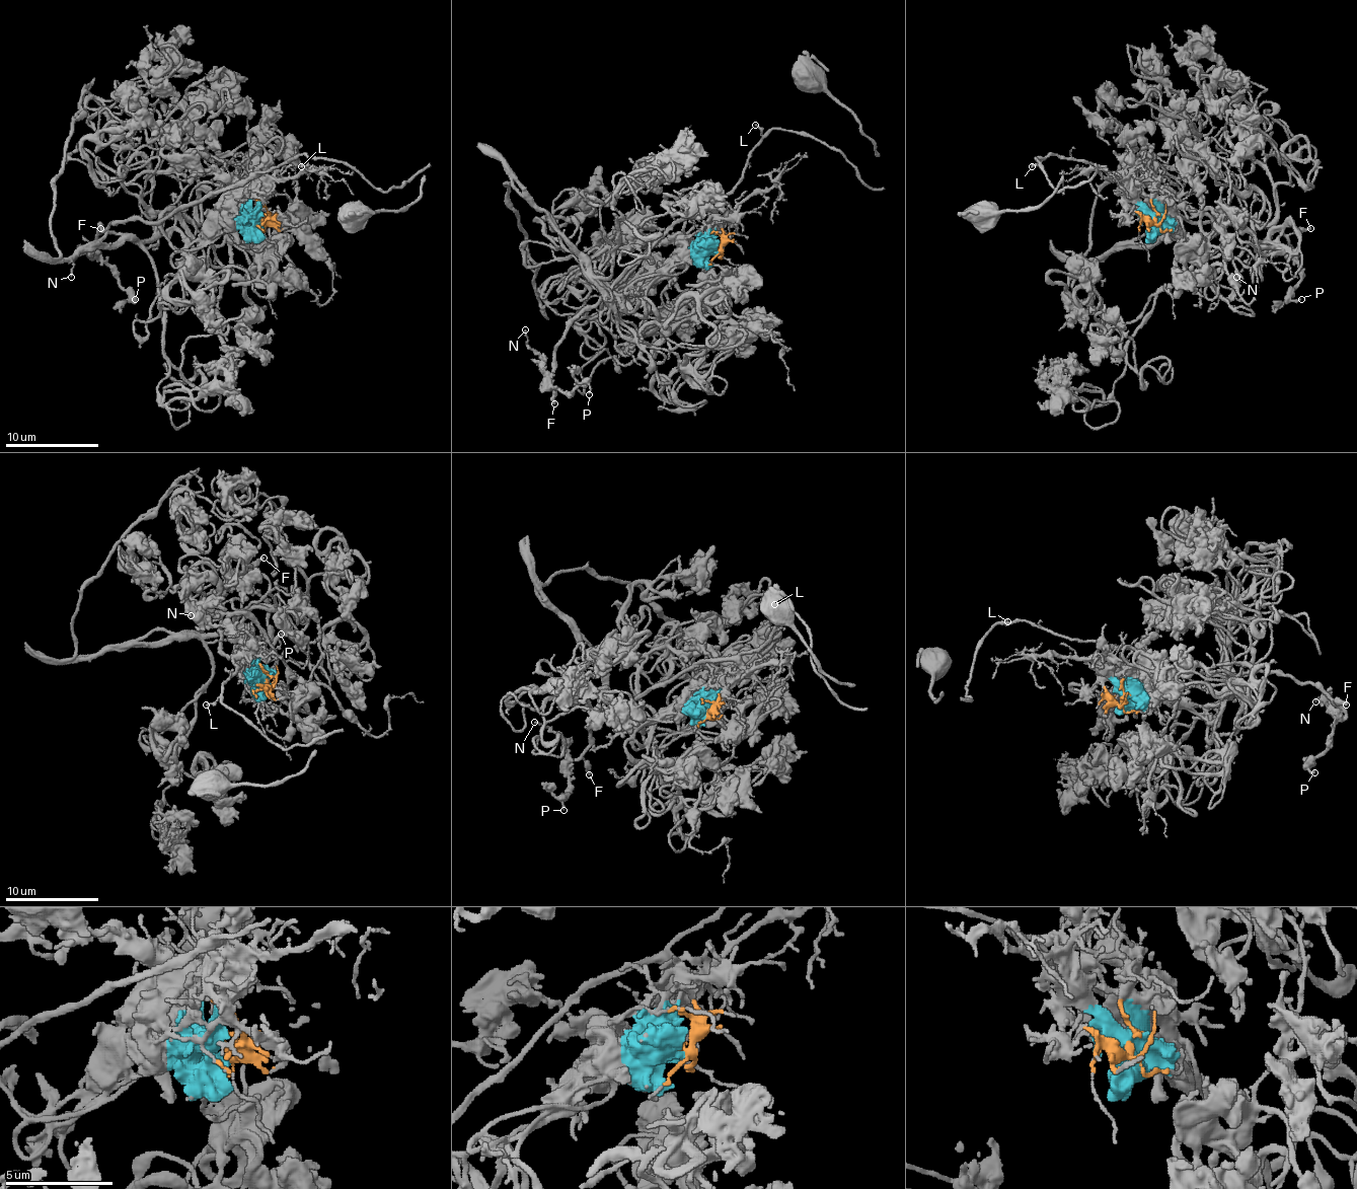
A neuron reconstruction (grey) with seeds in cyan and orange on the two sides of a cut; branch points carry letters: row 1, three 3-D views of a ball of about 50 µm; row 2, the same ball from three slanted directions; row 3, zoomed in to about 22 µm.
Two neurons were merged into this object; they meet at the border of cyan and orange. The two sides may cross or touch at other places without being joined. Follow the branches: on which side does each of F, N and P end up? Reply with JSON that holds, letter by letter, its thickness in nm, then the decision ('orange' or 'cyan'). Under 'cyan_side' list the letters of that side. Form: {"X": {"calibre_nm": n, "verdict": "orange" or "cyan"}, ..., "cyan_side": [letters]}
{"F": {"calibre_nm": 280, "verdict": "orange"}, "N": {"calibre_nm": 140, "verdict": "orange"}, "P": {"calibre_nm": 170, "verdict": "orange"}, "cyan_side": []}

